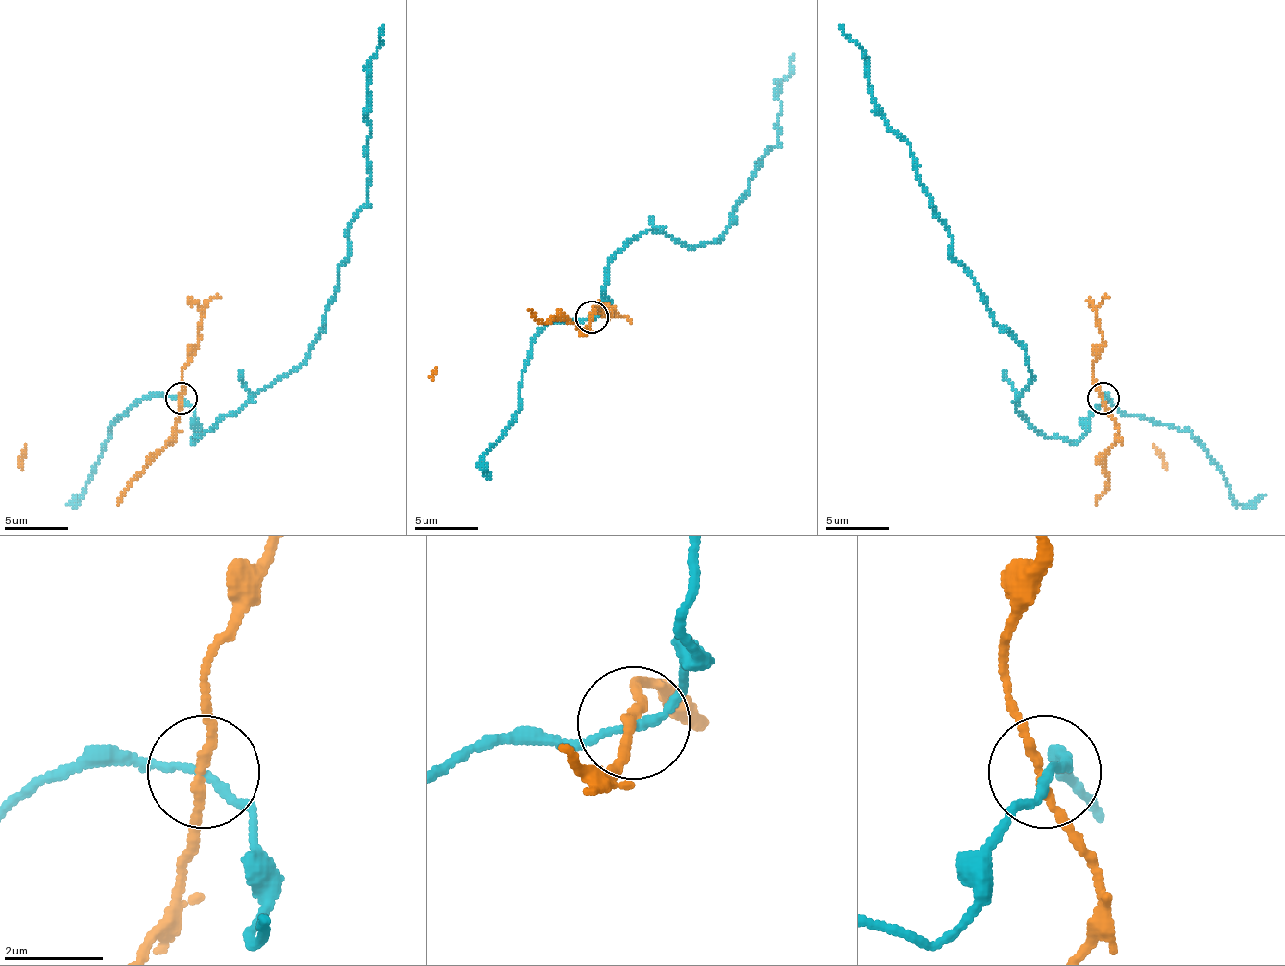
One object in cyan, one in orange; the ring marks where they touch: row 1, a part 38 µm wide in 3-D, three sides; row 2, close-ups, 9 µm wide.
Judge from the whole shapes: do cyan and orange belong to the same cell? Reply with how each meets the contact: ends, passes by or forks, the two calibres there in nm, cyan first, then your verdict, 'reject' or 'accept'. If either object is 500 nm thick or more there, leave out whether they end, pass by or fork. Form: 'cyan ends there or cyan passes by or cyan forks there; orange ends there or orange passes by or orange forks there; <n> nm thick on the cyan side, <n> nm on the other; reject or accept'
cyan passes by; orange passes by; 150 nm thick on the cyan side, 170 nm on the other; reject

